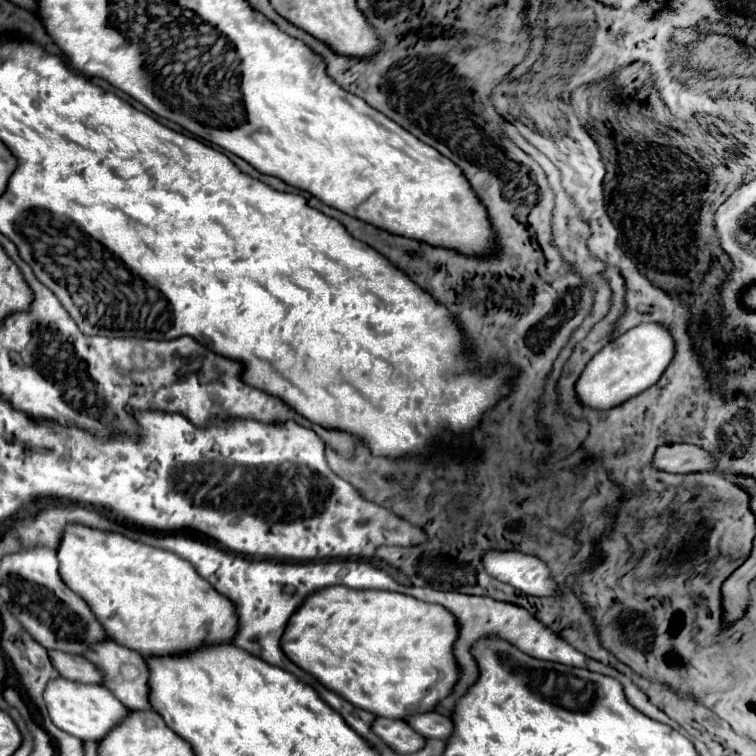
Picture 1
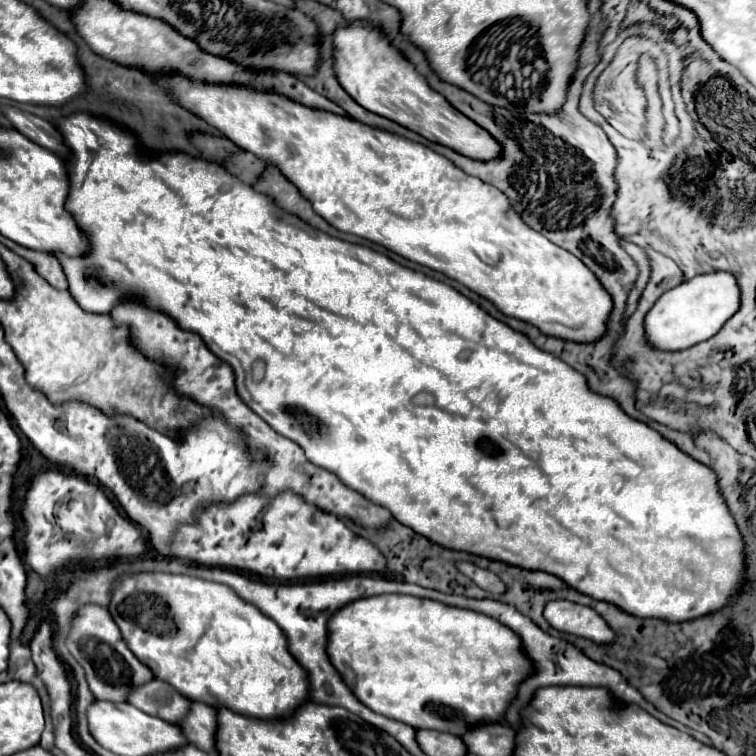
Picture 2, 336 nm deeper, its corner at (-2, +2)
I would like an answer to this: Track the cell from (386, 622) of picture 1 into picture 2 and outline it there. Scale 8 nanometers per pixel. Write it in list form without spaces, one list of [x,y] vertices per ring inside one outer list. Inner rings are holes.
[[[374,595],[344,605],[330,617],[326,653],[352,693],[374,713],[402,721],[414,729],[436,729],[462,735],[470,727],[496,723],[518,683],[530,673],[518,635],[496,619],[432,599],[412,595]]]

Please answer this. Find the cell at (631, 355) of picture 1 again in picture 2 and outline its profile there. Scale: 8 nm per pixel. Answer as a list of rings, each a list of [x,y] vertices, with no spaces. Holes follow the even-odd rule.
[[[716,271],[698,275],[666,291],[644,317],[644,335],[652,349],[682,351],[716,335],[722,325],[738,311],[738,283],[730,273]]]

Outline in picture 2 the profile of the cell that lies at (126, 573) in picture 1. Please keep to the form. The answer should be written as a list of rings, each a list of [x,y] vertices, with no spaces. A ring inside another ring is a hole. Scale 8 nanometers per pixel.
[[[124,573],[122,577],[118,577],[112,583],[110,589],[110,615],[114,619],[114,623],[120,627],[120,633],[128,645],[128,649],[146,665],[152,669],[154,677],[170,683],[178,693],[182,693],[184,697],[192,699],[192,701],[202,701],[206,705],[212,707],[228,707],[236,713],[242,713],[246,717],[258,717],[258,719],[276,719],[276,717],[286,717],[290,715],[298,705],[302,705],[308,699],[308,681],[306,681],[306,671],[298,665],[298,661],[290,655],[288,645],[286,645],[286,637],[282,633],[282,629],[270,619],[266,617],[262,611],[256,609],[256,605],[246,603],[244,599],[240,599],[230,587],[222,585],[222,583],[214,583],[214,581],[206,581],[206,579],[196,579],[196,577],[186,577],[186,575],[174,575],[174,573]]]

